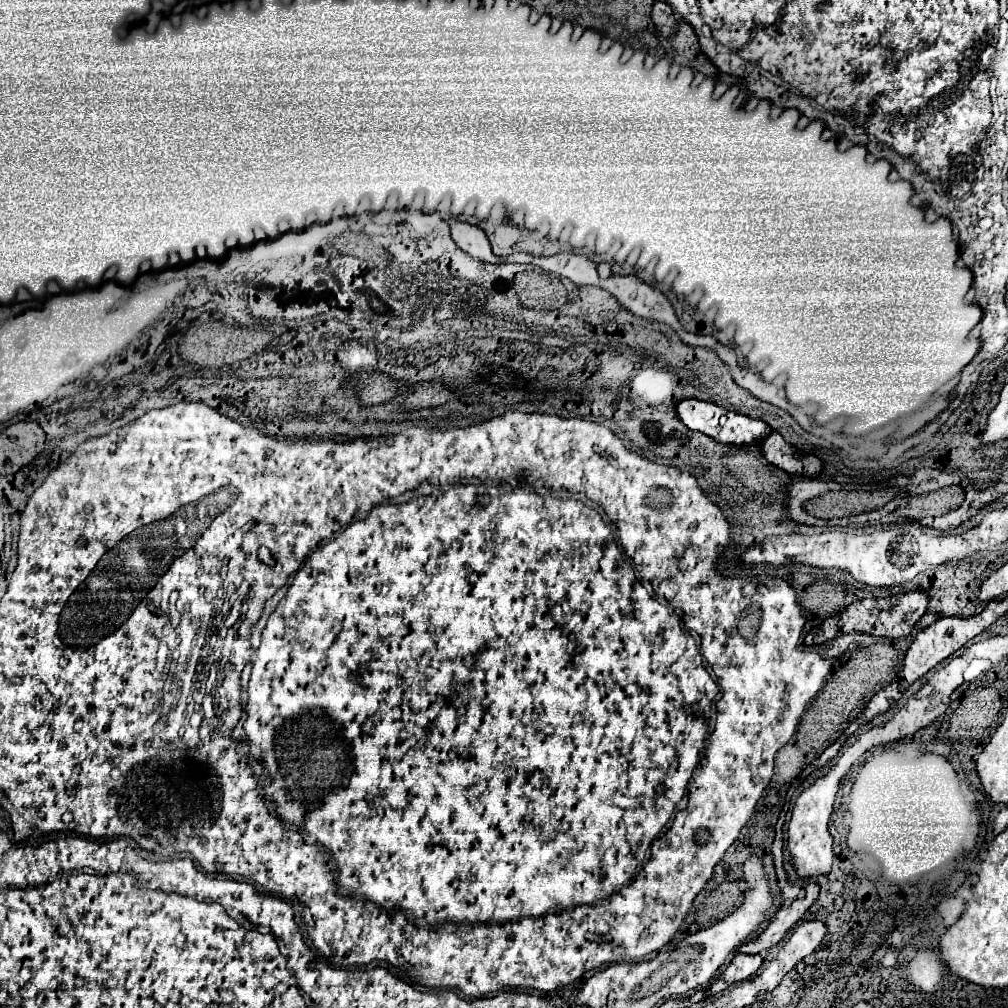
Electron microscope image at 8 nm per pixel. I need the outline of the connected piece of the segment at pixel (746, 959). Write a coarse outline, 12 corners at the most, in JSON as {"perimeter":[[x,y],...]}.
{"perimeter":[[735,955],[723,979],[745,981],[763,963],[761,955]]}

